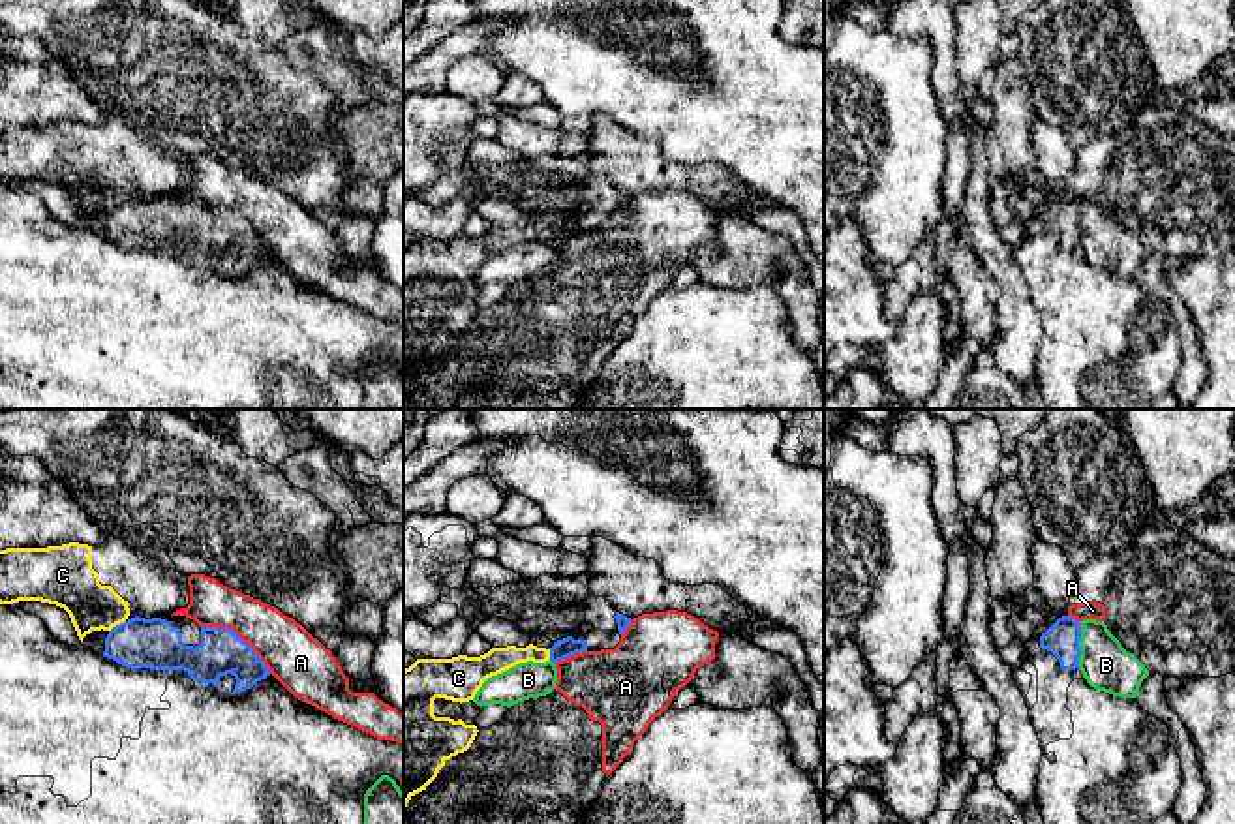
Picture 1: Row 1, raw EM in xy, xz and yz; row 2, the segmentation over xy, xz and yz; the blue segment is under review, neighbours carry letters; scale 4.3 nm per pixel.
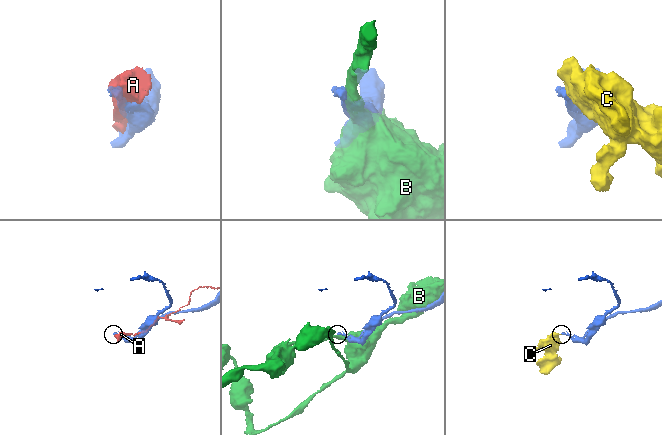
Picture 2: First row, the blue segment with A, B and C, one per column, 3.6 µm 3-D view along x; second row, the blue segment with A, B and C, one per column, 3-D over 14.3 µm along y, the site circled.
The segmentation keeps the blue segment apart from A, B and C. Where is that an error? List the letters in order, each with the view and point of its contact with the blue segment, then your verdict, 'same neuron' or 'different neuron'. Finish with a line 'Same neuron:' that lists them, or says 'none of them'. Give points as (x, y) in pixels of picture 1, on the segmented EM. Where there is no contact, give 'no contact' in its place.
A: xy (237, 635) | different neuron
B: yz (1078, 644) | different neuron
C: xy (117, 625) | different neuron
Same neuron: none of them

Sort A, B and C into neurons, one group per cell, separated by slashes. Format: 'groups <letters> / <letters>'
groups A / B / C

